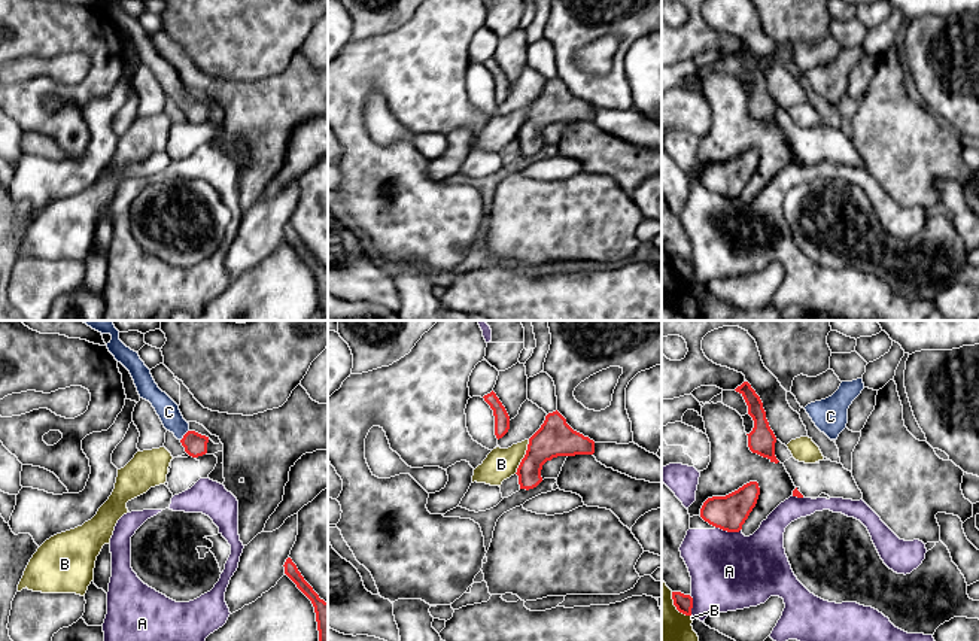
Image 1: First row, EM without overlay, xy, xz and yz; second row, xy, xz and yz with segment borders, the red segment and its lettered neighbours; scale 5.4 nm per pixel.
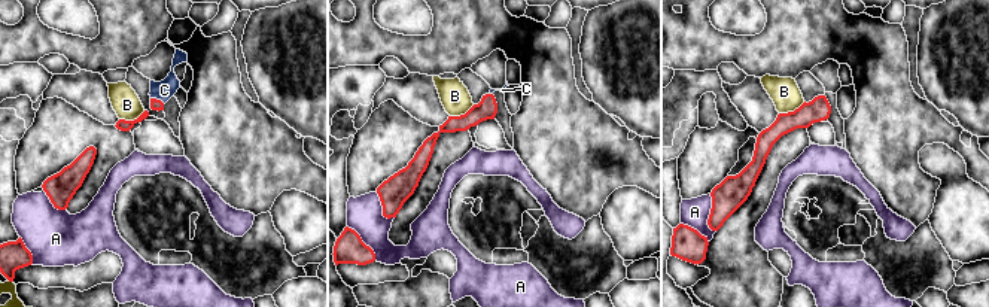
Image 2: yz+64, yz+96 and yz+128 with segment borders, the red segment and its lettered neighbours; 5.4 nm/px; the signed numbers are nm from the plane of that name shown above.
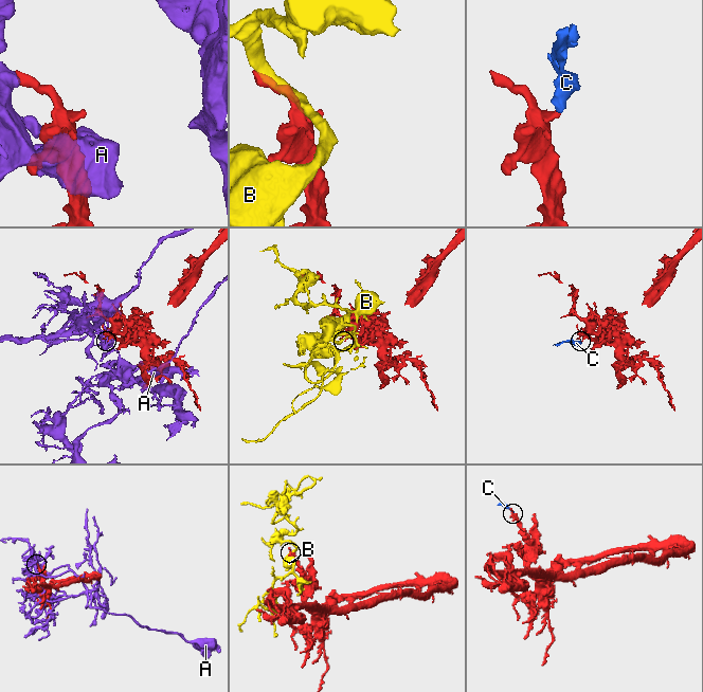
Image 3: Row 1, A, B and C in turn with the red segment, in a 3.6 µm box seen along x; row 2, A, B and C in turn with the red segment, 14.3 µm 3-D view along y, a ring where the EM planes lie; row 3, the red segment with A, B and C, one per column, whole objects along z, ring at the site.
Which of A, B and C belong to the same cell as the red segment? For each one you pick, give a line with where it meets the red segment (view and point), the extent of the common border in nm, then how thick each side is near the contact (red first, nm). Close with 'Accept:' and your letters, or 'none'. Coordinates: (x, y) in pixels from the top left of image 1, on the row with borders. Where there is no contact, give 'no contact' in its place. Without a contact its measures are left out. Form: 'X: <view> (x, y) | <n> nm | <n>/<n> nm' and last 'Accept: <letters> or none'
C: xy (184, 436) | 80 nm | 130/120 nm
Accept: C

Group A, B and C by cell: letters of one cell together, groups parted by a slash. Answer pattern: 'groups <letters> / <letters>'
groups A / B / C

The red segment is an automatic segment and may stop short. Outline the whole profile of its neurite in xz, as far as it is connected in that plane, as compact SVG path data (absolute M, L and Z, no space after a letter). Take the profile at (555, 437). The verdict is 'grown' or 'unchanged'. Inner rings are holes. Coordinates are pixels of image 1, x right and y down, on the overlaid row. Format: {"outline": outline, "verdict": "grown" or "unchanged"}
{"outline": "M557 410L548 413L541 428L529 438L526 455L517 468L520 489L536 487L542 481L542 465L553 458L593 453L593 440L574 431Z", "verdict": "unchanged"}

